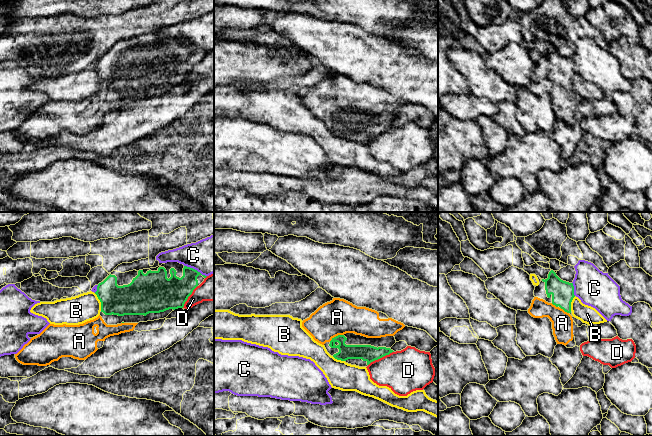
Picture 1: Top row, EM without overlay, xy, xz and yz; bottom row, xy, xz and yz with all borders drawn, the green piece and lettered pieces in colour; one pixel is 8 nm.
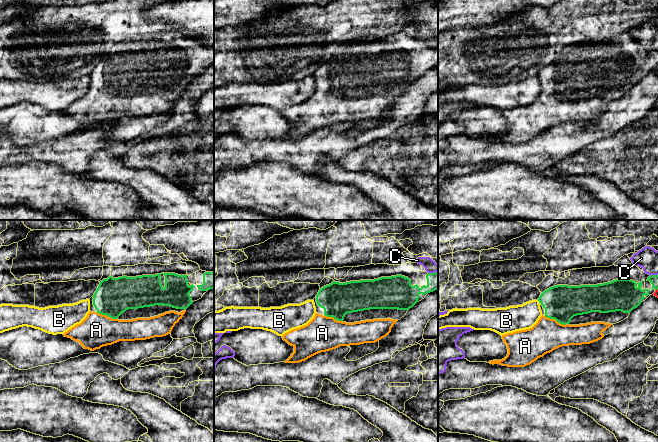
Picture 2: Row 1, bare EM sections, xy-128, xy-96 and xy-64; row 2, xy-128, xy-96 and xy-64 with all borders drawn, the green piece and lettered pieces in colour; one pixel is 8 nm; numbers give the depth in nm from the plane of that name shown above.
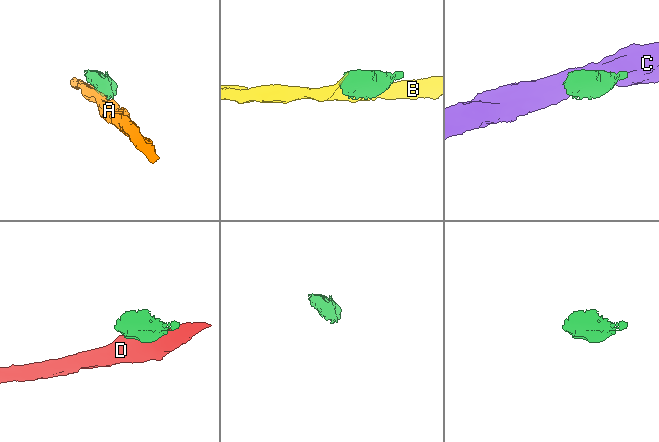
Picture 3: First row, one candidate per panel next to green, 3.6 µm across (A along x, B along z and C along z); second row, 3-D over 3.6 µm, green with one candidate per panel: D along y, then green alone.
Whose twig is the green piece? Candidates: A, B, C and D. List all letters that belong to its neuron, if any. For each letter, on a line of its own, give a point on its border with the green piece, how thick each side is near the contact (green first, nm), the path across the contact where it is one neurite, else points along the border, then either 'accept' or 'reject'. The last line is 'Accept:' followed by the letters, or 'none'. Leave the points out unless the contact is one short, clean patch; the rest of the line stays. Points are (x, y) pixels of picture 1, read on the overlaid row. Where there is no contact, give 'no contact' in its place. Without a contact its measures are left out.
A: xz (336, 336) | 120/280 nm | accept
B: xy (100, 301) | 240/220 nm | reject
C: xy (194, 269) | 240/300 nm | reject
D: xz (380, 357) | 130/340 nm | reject
Accept: A

